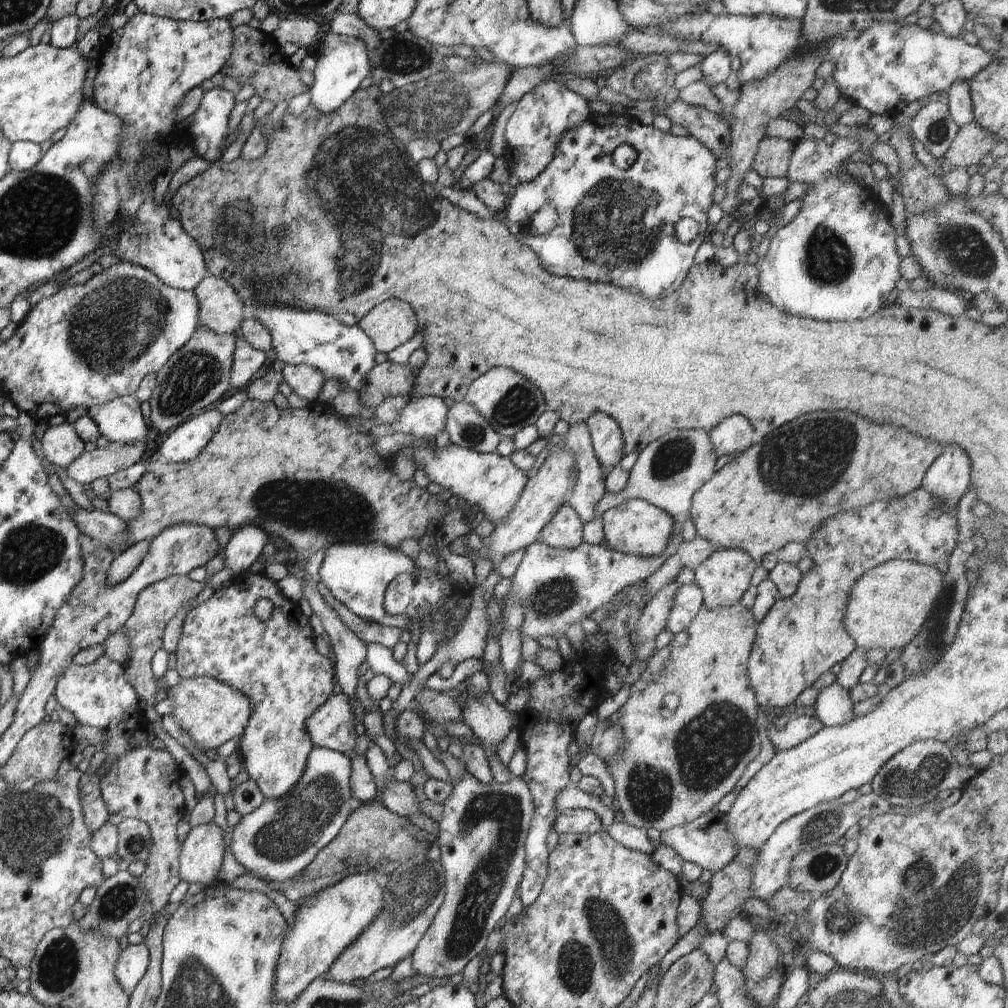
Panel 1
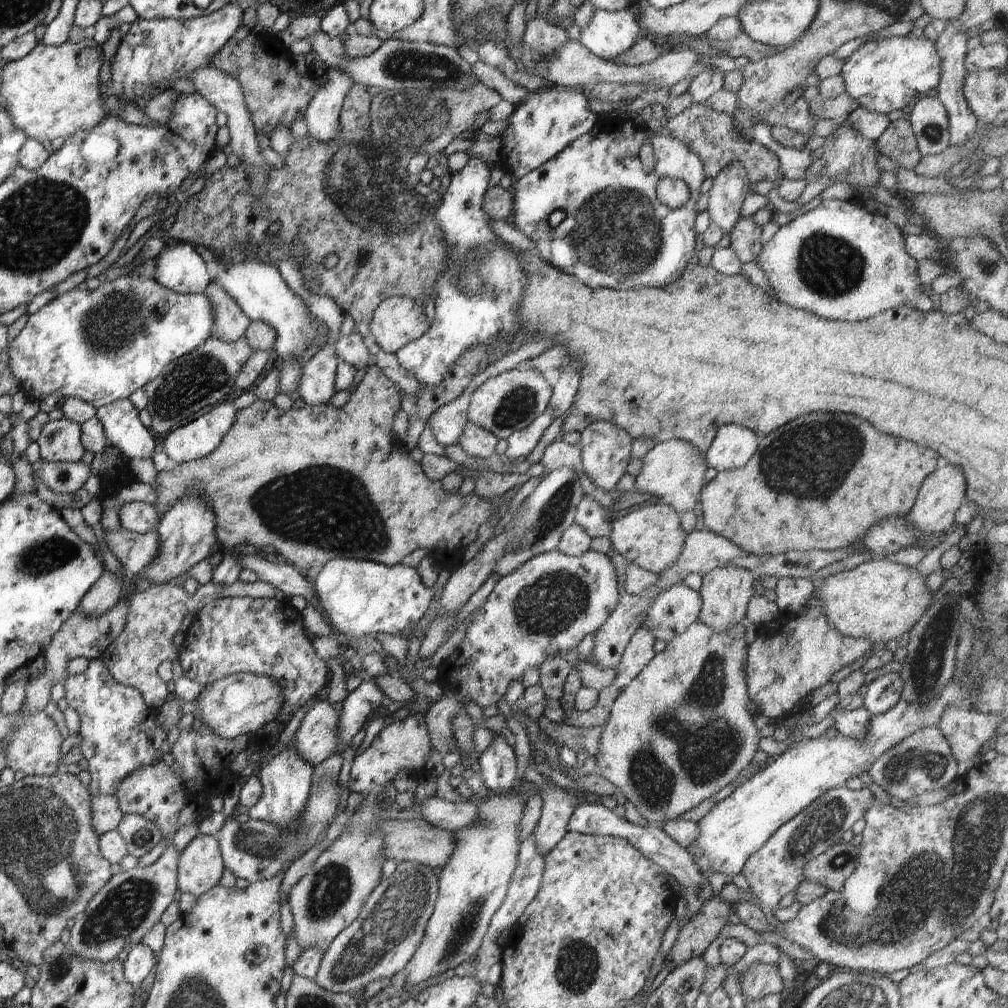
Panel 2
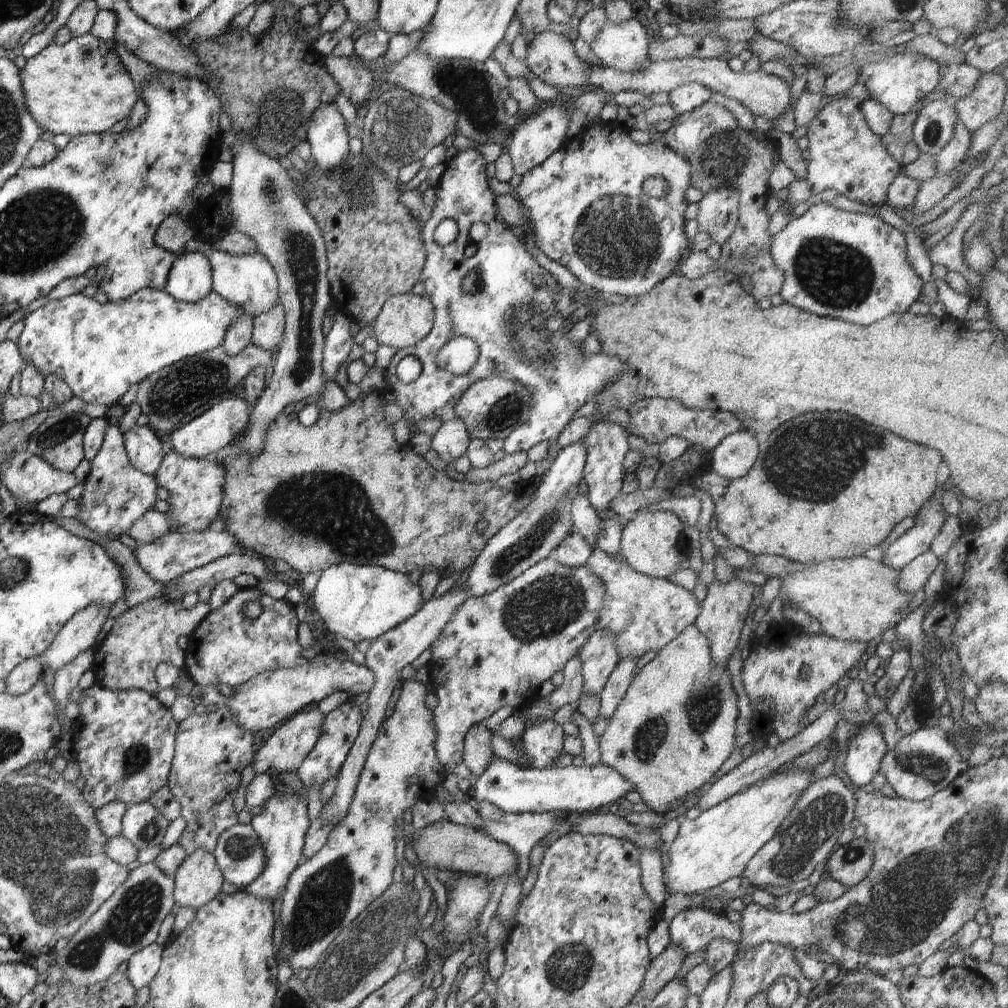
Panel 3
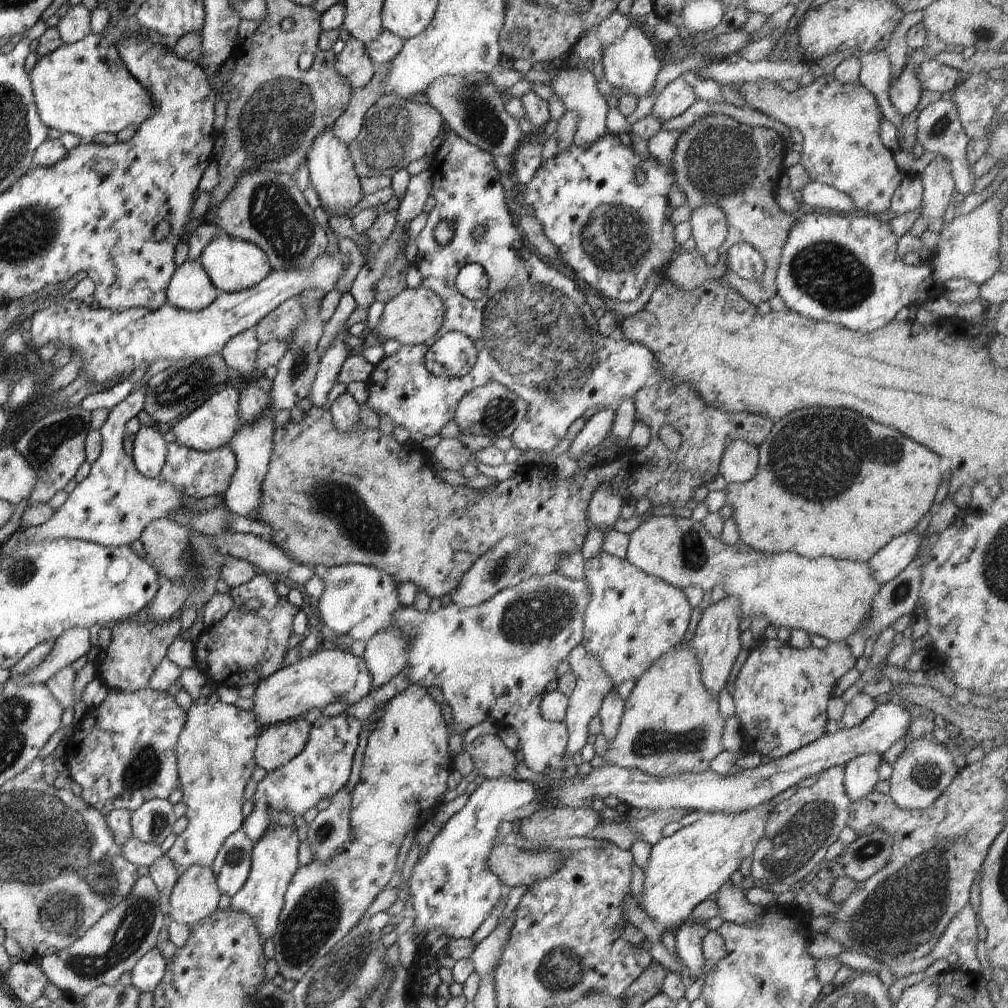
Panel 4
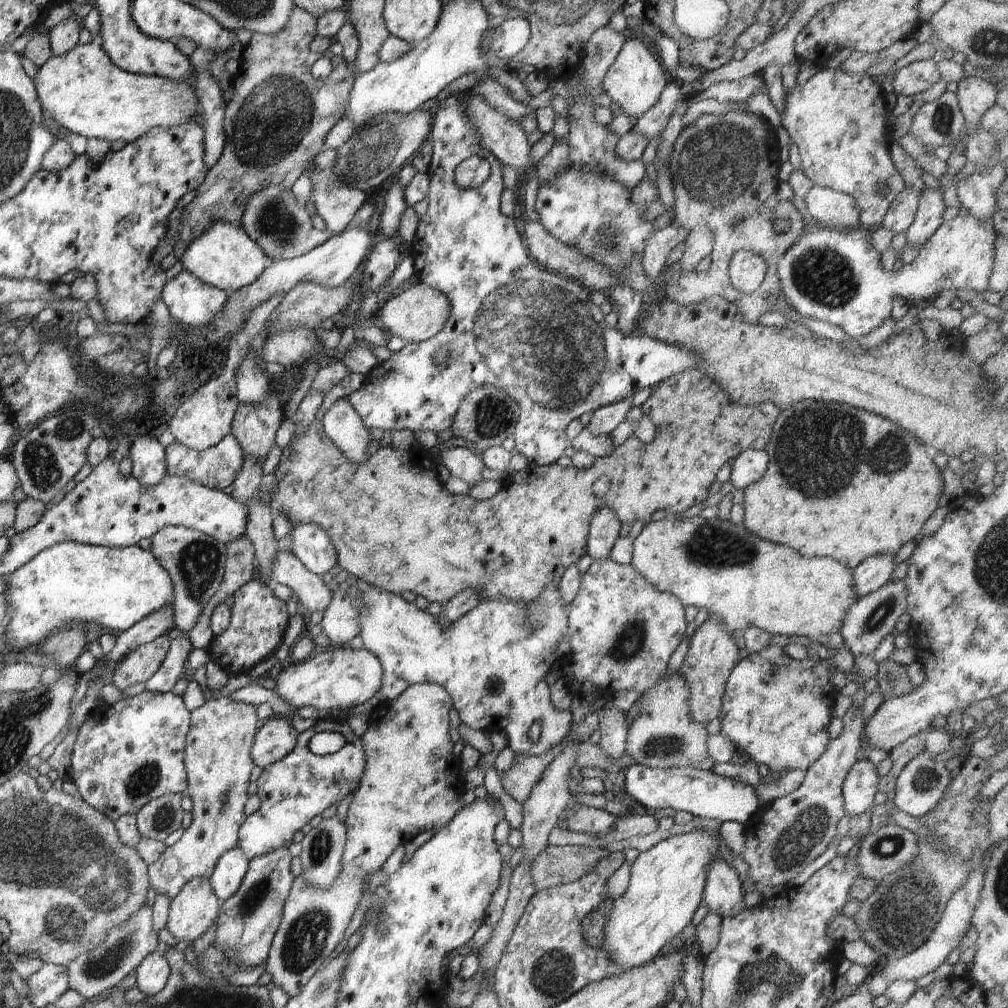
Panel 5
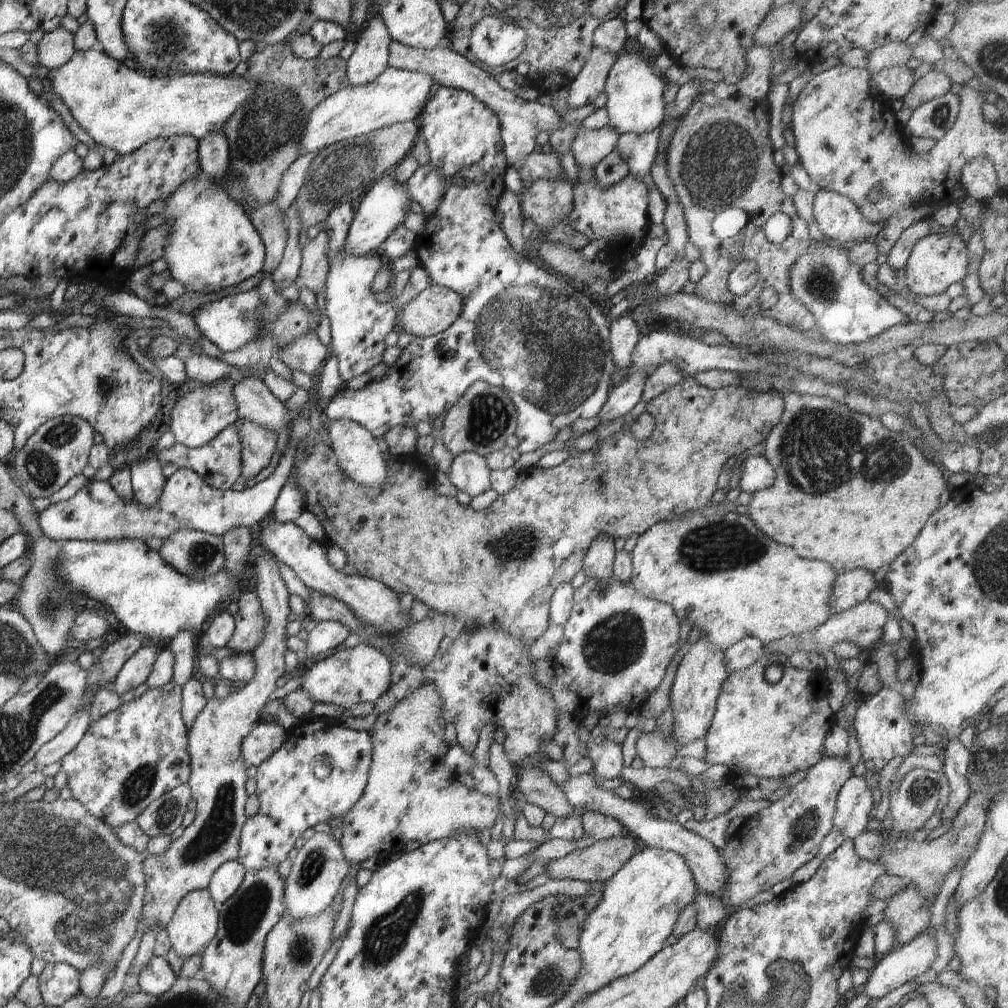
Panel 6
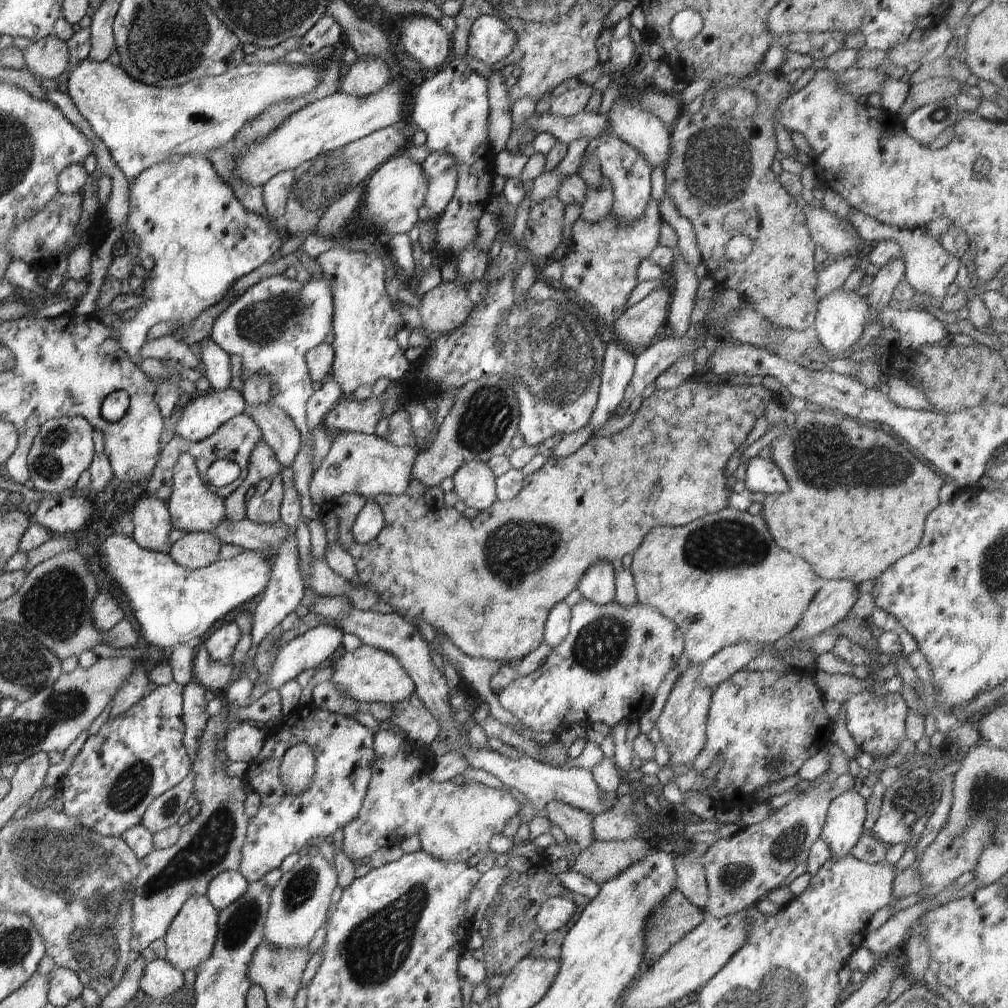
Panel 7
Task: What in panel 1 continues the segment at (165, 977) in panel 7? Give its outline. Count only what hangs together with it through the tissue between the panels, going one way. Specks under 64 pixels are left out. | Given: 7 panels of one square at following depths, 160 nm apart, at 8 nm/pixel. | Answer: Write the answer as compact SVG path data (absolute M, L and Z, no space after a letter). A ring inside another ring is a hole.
M142 942L128 945L120 951L114 974L122 990L130 996L140 979L144 976L149 965L149 950Z

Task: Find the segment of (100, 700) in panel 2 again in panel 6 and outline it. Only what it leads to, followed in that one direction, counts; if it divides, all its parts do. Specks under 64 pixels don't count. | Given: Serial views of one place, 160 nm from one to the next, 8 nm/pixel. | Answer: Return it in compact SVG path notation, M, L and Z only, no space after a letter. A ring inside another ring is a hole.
M173 680L162 688L148 689L140 697L130 700L128 703L122 703L116 710L107 713L102 718L92 721L89 724L88 730L84 733L82 740L60 761L61 768L66 772L68 779L68 788L72 791L72 796L84 805L84 808L94 817L100 818L109 827L113 829L118 828L126 823L134 822L151 802L154 802L160 795L171 791L178 785L186 785L191 775L191 758L187 749L188 739L187 731L188 727L185 725L181 715L183 694L182 687L178 686Z

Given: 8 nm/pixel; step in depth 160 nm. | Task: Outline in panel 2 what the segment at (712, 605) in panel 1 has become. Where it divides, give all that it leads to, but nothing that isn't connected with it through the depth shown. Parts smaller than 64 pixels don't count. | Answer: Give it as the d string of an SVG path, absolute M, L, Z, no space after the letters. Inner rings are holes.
M734 565L718 567L703 575L699 590L703 602L699 621L715 631L725 631L745 620L749 600L755 595L754 580L748 569Z

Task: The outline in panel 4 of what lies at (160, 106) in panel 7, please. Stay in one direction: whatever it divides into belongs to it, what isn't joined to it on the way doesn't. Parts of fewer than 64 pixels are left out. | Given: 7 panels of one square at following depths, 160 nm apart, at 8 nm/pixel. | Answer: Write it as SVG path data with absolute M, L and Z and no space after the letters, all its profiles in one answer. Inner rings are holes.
M91 33L79 42L60 46L52 54L40 57L29 76L34 102L42 123L48 129L60 130L63 134L72 133L84 142L91 142L97 134L118 134L128 126L138 128L146 118L152 118L156 110L148 90L132 77L120 60L116 45L110 44L100 34Z

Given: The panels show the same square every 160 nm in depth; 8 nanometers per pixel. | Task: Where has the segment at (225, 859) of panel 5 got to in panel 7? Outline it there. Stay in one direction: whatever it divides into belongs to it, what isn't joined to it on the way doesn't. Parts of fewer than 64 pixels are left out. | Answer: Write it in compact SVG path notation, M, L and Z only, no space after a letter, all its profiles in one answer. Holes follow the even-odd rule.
M239 871L222 872L210 882L205 896L217 911L222 911L248 890L248 884Z

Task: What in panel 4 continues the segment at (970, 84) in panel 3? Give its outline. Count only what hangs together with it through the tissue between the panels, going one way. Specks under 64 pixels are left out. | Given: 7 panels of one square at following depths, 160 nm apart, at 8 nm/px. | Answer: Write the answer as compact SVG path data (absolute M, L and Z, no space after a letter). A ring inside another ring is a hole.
M926 60L916 67L916 78L922 86L922 90L937 91L941 94L950 92L960 84L962 73L954 68L940 64L938 60Z

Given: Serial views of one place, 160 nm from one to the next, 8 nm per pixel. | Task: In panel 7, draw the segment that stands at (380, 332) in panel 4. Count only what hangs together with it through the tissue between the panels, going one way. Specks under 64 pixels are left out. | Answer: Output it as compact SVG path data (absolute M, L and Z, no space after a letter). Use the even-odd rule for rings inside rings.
M441 281L439 286L423 296L417 309L425 333L446 335L460 328L475 306L468 298L468 286L457 281Z

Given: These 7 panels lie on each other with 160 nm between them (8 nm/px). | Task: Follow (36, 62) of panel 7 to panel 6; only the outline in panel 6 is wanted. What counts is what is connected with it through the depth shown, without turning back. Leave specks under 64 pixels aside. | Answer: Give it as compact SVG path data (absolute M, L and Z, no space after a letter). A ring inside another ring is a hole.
M60 26L43 36L37 44L39 65L46 66L50 71L64 66L77 51L74 46L73 34Z

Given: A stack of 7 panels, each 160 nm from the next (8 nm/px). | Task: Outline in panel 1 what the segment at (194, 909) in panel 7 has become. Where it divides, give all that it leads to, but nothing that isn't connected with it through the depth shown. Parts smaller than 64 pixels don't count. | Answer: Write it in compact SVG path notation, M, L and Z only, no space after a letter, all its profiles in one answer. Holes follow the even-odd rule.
M216 823L192 827L181 844L181 880L200 882L204 888L215 884L224 858L223 832Z

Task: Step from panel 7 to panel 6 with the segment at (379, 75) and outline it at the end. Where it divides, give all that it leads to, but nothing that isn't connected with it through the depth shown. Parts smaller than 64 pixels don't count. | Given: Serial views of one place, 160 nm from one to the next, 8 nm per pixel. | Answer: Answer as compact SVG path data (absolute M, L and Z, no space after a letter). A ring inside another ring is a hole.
M380 14L370 16L356 39L356 48L347 60L351 85L365 85L376 80L389 66L389 44L393 41Z

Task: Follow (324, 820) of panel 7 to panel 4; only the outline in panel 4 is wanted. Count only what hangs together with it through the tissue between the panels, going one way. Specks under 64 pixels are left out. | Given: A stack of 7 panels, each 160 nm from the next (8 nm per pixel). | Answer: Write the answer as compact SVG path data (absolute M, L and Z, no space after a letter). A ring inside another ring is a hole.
M344 714L333 718L322 716L311 728L304 750L284 766L267 772L264 780L258 783L256 793L251 798L254 810L243 820L241 827L254 844L260 842L262 834L272 826L271 818L274 811L292 814L298 822L302 822L304 814L309 809L316 807L323 799L331 799L348 783L362 722Z

